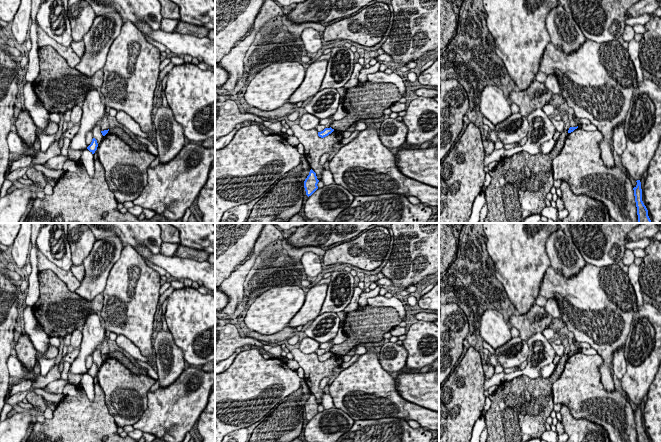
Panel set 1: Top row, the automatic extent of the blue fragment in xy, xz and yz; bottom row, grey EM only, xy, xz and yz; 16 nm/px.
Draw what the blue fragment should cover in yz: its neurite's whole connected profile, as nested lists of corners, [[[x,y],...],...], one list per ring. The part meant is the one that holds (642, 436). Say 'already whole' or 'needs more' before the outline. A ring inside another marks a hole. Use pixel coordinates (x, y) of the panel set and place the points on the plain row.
already whole | [[[637,404],[636,406],[637,409],[633,412],[633,414],[634,414],[638,442],[649,442],[648,434],[642,425],[641,406],[640,404]]]

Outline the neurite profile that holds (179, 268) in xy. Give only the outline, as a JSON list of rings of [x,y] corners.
[[[139,243],[135,250],[144,259],[163,268],[172,279],[189,279],[193,282],[201,281],[209,292],[215,293],[215,263],[195,261],[177,256],[153,254],[146,246]]]

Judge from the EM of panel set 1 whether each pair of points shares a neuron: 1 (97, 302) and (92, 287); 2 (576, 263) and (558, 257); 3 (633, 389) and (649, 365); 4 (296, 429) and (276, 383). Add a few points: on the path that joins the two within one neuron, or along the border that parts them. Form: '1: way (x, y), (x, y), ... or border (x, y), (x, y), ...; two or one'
1: border (74, 292), (88, 300), (101, 294); two
2: way (572, 262), (562, 257); one
3: way (638, 383), (638, 377), (643, 371); one
4: border (278, 403), (272, 409); two

